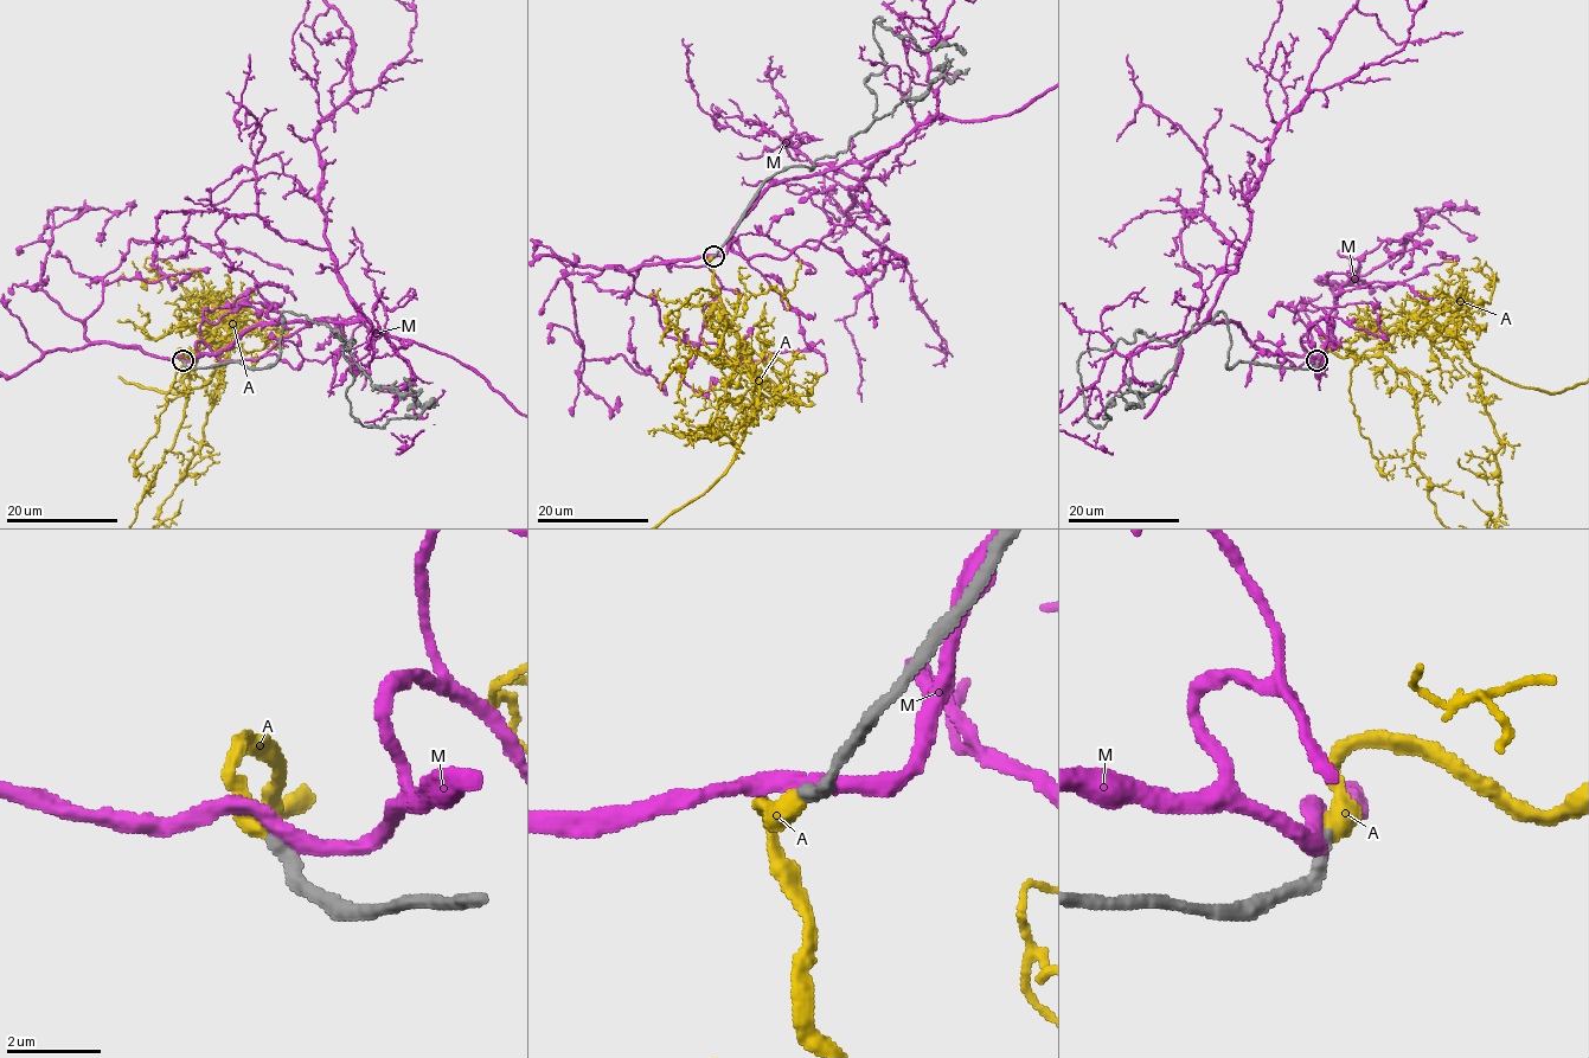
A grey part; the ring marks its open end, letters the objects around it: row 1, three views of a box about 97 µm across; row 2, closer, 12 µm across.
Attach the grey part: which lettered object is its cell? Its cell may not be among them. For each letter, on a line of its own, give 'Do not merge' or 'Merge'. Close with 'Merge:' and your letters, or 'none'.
A: Merge
M: Do not merge
Merge: A

